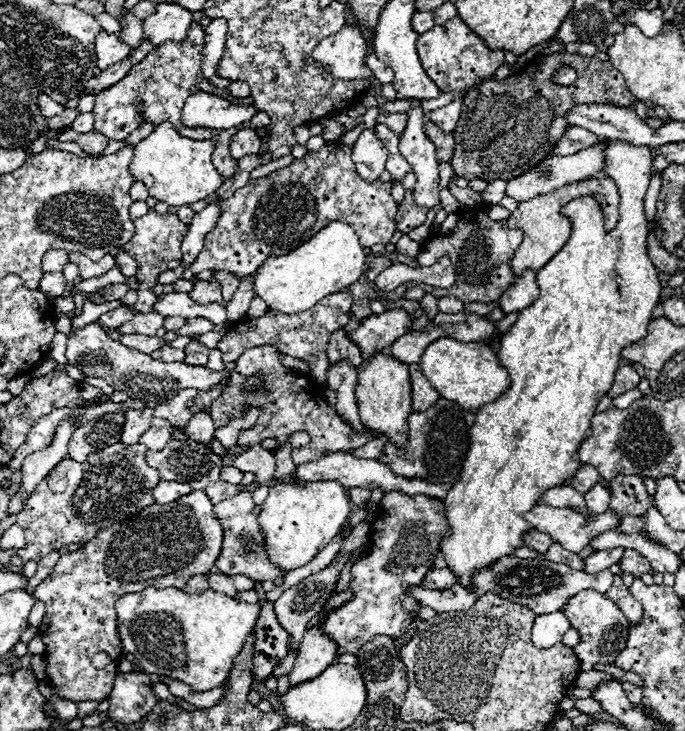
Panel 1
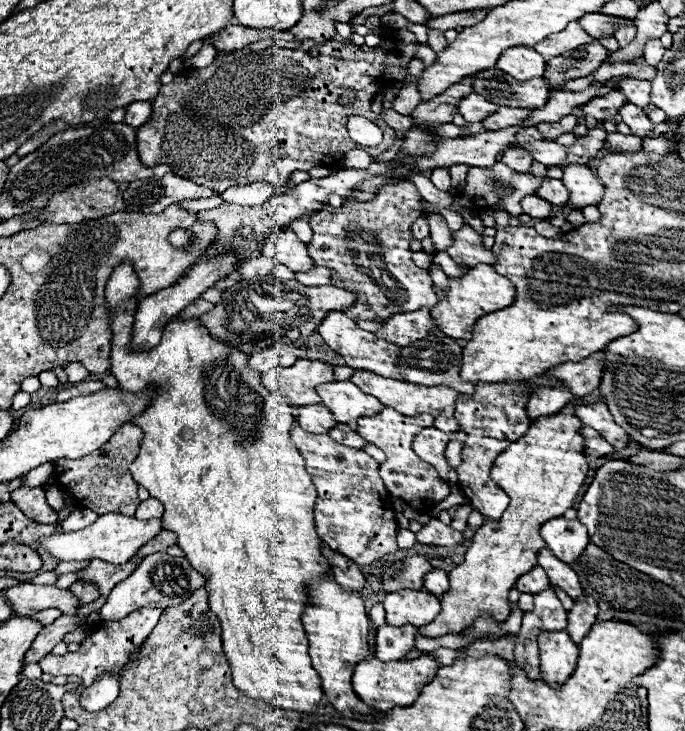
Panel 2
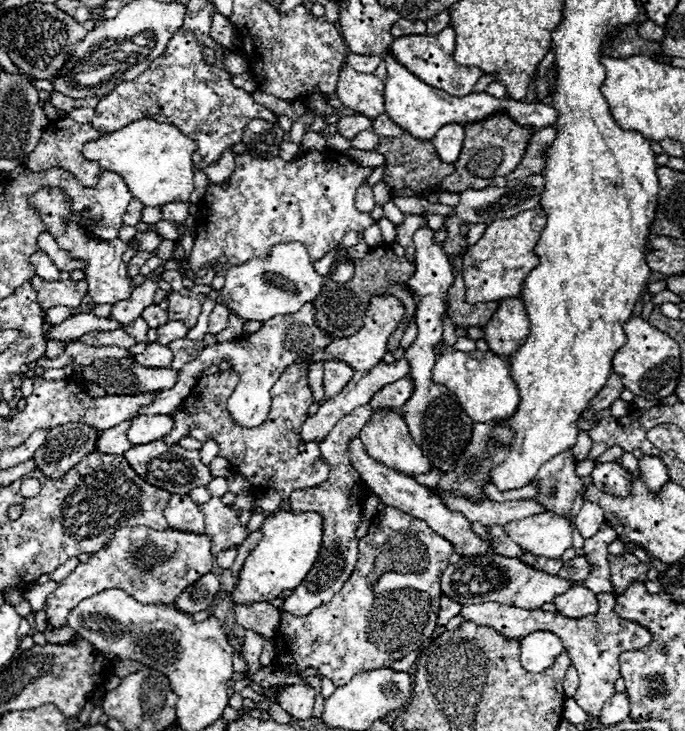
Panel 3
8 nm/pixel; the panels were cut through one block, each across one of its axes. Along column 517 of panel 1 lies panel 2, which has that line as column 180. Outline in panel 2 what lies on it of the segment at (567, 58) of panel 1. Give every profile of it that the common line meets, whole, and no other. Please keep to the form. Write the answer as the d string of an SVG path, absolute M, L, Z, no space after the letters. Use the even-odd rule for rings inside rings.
M270 40L256 42L242 50L218 52L208 68L184 70L174 76L170 84L160 88L152 100L150 122L136 130L138 158L148 168L168 164L176 176L220 194L230 186L254 182L286 186L292 172L310 170L314 166L334 166L342 162L352 148L378 156L386 152L398 136L378 114L372 114L370 102L384 86L386 76L406 74L406 68L396 60L396 52L372 50L368 54L354 54L342 52L342 44L324 44L320 46L320 56L310 62L308 50L280 48ZM348 88L358 90L356 108L342 108L338 104L340 94ZM352 114L376 122L386 132L386 144L368 148L352 142L346 130L348 116ZM248 150L252 150L250 168Z

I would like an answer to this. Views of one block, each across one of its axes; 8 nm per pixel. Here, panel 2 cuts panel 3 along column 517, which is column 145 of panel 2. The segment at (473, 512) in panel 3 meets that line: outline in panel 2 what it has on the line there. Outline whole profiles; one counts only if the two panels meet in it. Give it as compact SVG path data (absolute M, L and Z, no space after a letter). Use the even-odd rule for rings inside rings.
M148 498L148 500L140 502L134 516L140 520L150 520L150 518L162 518L162 514L164 514L164 506L156 498Z

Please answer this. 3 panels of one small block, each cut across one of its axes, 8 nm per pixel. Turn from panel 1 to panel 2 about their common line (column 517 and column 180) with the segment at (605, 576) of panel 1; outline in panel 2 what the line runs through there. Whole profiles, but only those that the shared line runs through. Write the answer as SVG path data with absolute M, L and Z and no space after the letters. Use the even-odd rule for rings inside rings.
M166 552L150 554L136 566L136 570L120 584L116 584L106 600L106 604L100 608L102 620L120 620L126 614L138 610L138 608L168 608L174 604L184 602L194 590L204 586L204 578L188 564L186 558L176 558Z

